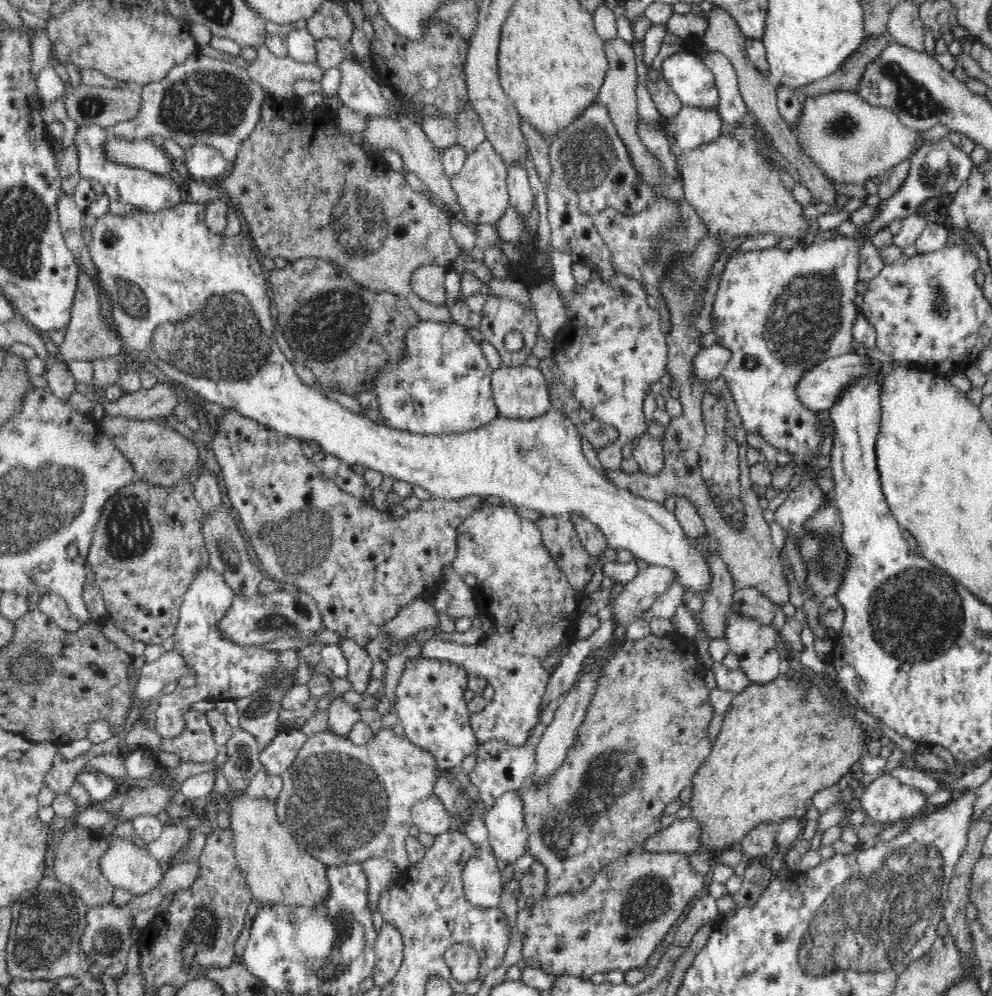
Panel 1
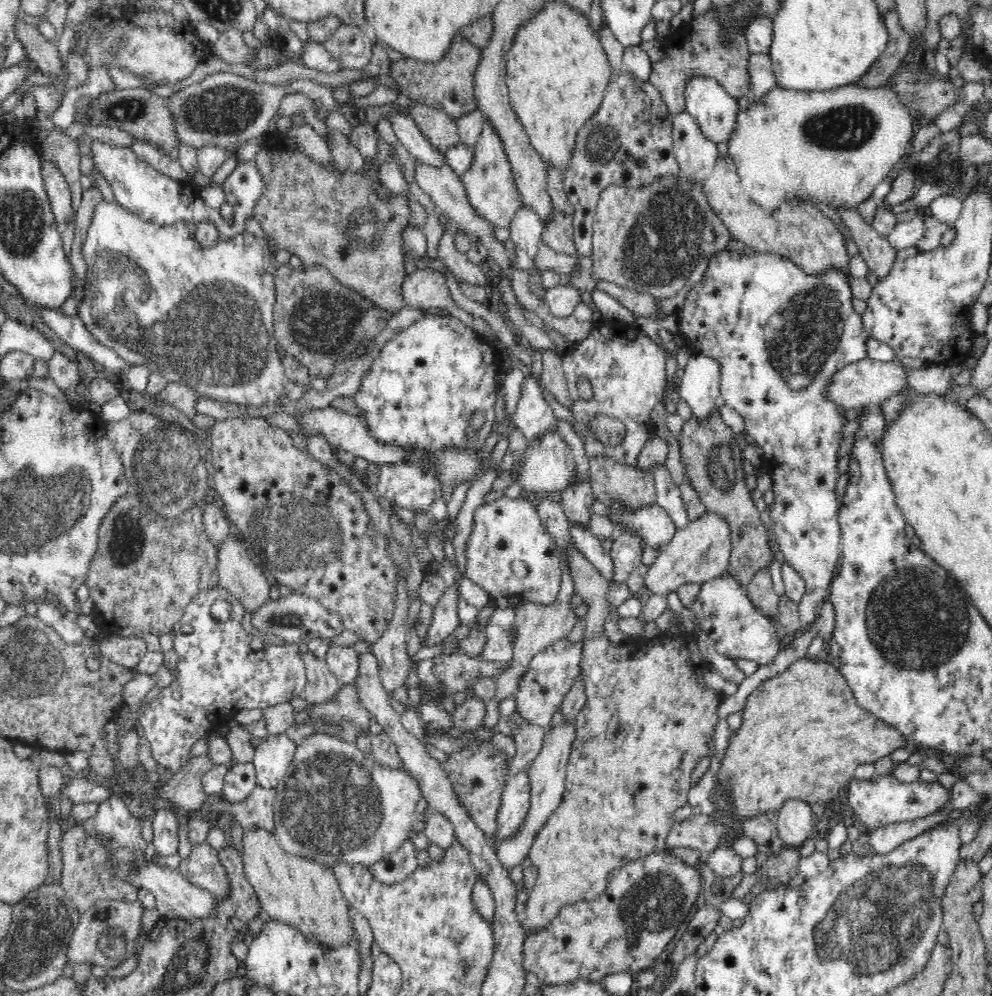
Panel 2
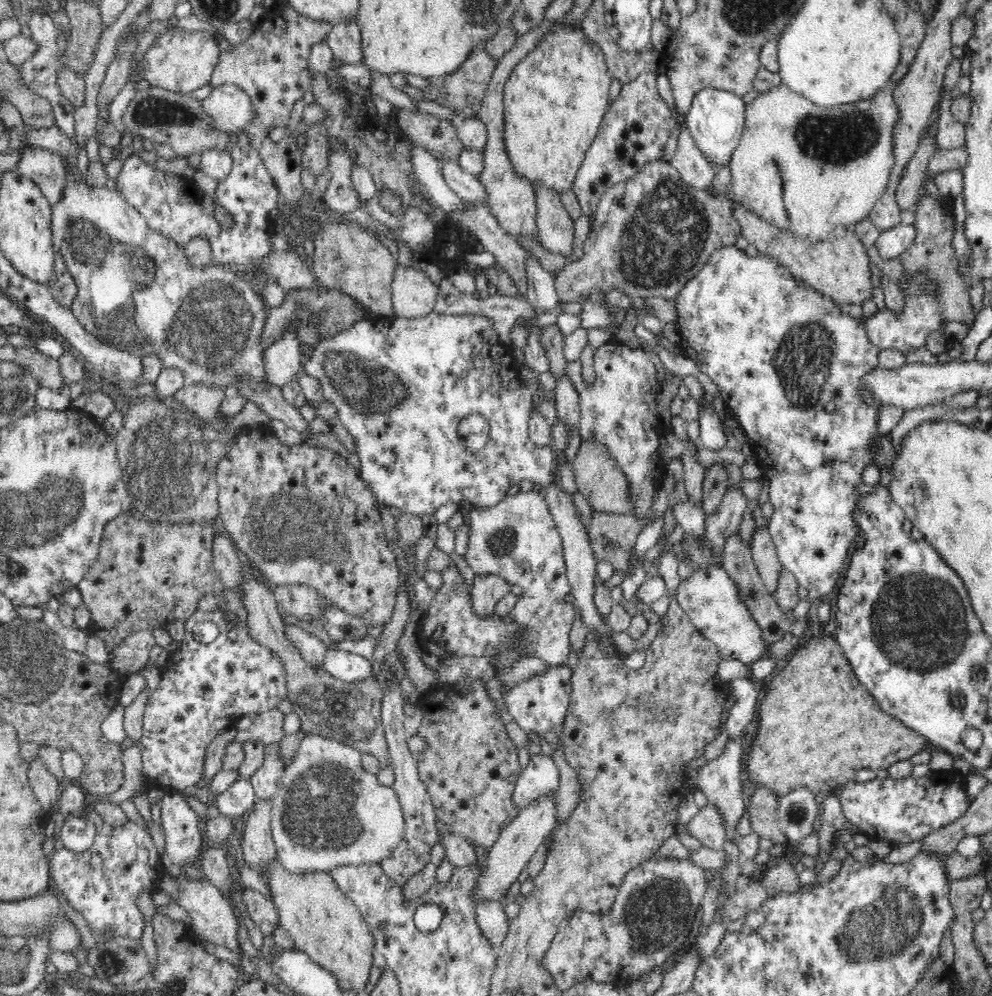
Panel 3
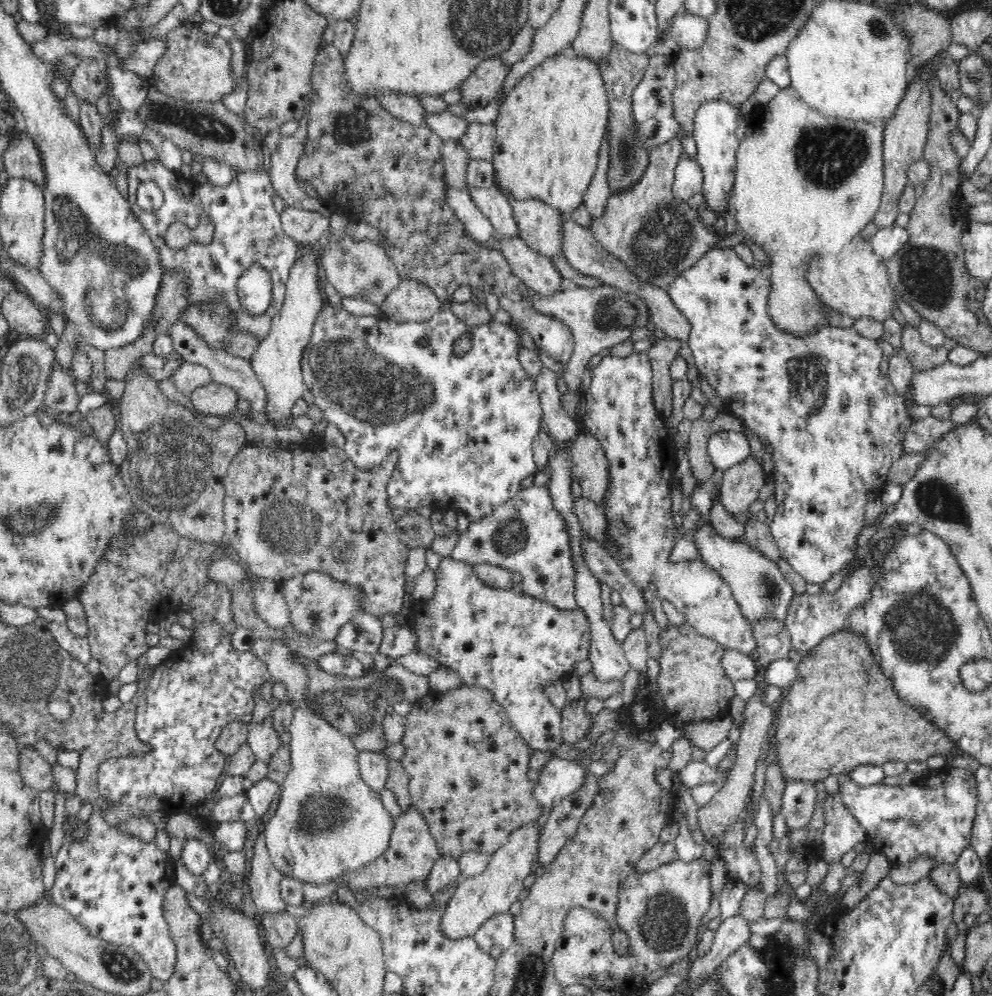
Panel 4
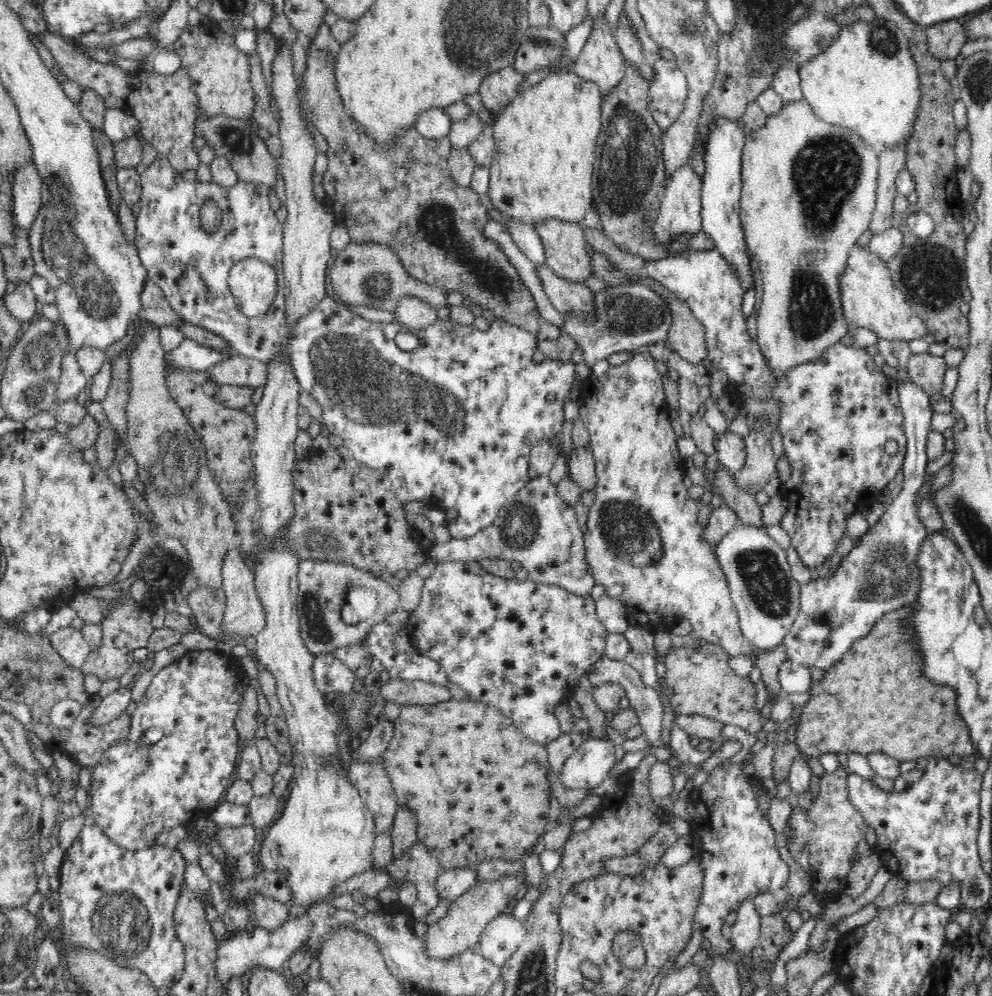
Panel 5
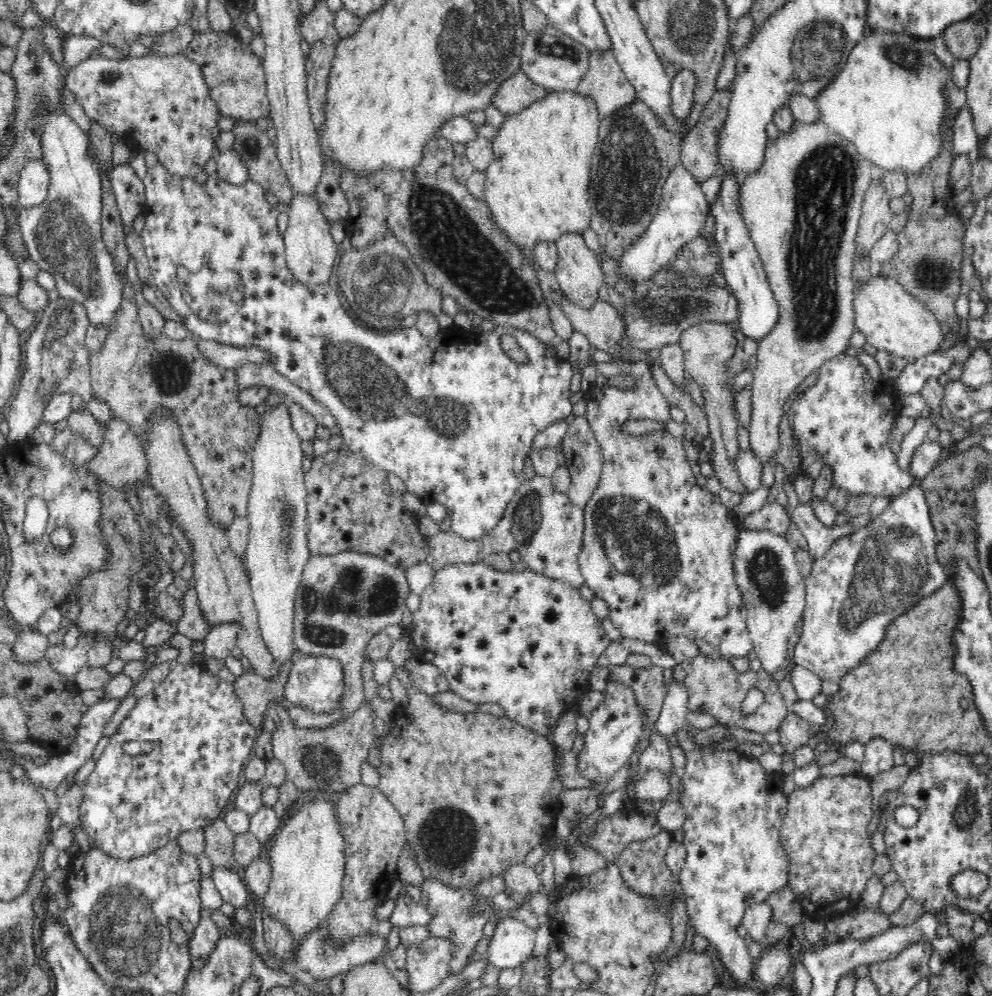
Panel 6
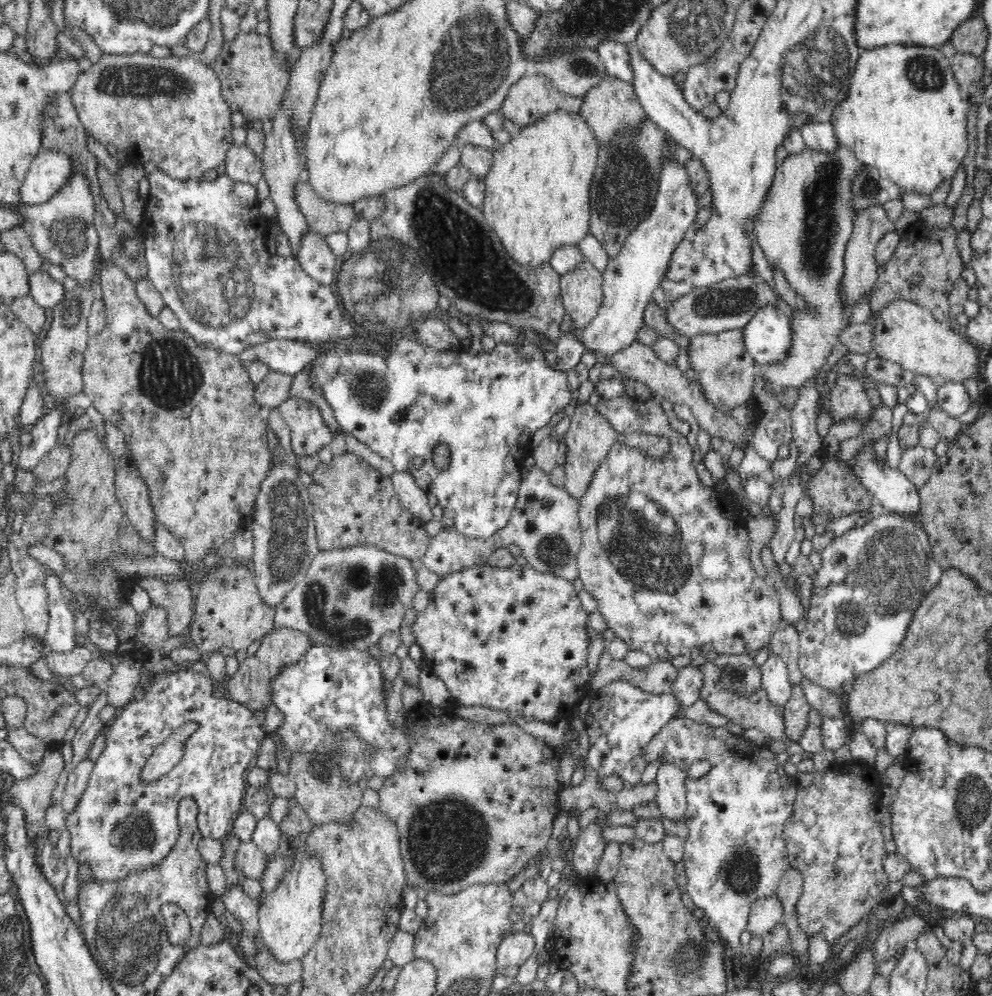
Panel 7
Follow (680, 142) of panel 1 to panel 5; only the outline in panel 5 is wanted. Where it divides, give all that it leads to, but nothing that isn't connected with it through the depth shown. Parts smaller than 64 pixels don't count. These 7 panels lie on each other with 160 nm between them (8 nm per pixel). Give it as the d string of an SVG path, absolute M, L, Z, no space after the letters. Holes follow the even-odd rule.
M692 165L681 166L668 176L664 190L661 193L658 212L653 221L653 234L658 243L666 244L678 234L696 234L702 232L702 201L700 194L702 180Z

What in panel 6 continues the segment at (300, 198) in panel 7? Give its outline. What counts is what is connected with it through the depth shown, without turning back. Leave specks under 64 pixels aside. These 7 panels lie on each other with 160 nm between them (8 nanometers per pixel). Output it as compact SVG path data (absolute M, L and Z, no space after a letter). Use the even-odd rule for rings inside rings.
M241 121L235 124L232 132L235 136L232 149L234 149L246 163L248 167L248 178L261 184L266 192L268 191L275 194L279 202L290 203L292 196L294 196L294 193L292 193L292 185L288 183L286 173L282 171L280 159L277 157L277 152L272 141L268 137L268 133L256 129L254 123L243 123Z

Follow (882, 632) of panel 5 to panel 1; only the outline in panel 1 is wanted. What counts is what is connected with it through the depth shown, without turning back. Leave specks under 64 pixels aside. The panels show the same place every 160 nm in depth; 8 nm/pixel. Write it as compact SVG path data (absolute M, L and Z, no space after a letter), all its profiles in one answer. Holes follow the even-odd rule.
M783 670L772 682L766 684L751 683L742 692L735 693L730 703L730 708L724 712L720 734L716 741L713 742L709 756L705 759L704 763L701 763L699 770L691 779L693 788L689 803L692 807L692 814L690 816L694 817L697 824L701 827L700 841L702 852L707 852L710 855L724 852L734 843L741 843L744 836L746 836L752 828L756 828L758 824L779 824L783 820L786 820L786 818L792 816L802 818L810 806L813 806L812 797L814 794L819 790L824 790L837 784L845 774L849 773L852 765L864 756L864 752L866 752L867 749L866 734L871 732L870 728L858 719L854 719L853 713L844 705L839 708L834 706L834 704L830 702L830 698L828 698L816 684L818 680L819 678L807 672L802 674L802 677L798 677L796 681L794 677L786 675Z

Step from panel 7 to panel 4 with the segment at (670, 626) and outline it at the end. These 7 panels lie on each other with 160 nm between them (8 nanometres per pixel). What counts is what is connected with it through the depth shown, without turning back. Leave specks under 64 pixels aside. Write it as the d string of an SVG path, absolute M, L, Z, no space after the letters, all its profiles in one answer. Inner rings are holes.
M636 349L627 358L616 358L609 354L593 370L591 383L583 389L581 396L581 423L583 431L599 440L609 466L609 487L605 492L601 509L606 517L607 540L619 550L619 564L626 575L638 588L645 590L650 581L657 588L661 600L674 604L676 610L685 617L702 636L714 639L722 647L749 655L757 647L753 625L742 614L728 583L719 573L700 560L680 560L673 564L668 559L676 546L676 524L672 517L671 484L672 472L676 461L674 442L665 426L664 416L656 410L653 399L653 371L647 352Z

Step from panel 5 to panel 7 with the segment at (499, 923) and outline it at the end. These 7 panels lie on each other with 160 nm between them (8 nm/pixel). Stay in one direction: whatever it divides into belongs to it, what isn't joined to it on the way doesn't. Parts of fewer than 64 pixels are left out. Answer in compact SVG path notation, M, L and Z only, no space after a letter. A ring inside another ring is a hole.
M529 930L512 932L502 940L502 944L496 950L496 966L498 969L522 966L534 952L535 938Z

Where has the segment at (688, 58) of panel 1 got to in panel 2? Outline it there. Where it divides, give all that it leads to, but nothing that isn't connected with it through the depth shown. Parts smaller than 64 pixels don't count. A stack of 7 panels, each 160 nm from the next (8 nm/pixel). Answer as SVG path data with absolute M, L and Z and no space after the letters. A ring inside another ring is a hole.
M692 76L684 93L685 111L698 123L706 138L720 144L729 142L738 109L738 99L730 96L709 76Z

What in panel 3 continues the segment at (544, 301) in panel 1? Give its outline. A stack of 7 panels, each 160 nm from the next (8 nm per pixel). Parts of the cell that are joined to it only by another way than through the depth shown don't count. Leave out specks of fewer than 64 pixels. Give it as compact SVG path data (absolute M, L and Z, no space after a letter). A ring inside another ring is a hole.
M664 159L653 160L647 162L646 166L642 167L638 173L630 177L624 182L610 186L602 195L600 202L597 204L597 209L591 219L591 230L587 239L583 243L584 255L578 261L567 262L555 278L555 290L557 291L559 301L561 302L580 302L584 298L588 298L594 294L605 293L608 290L616 290L631 298L641 297L642 299L660 296L662 298L675 300L680 294L680 290L684 288L687 281L694 278L694 275L704 266L710 254L714 250L720 250L726 246L736 244L738 236L740 236L740 223L738 219L732 215L732 207L730 200L724 194L719 194L717 197L711 197L703 190L695 189L681 180L680 173Z

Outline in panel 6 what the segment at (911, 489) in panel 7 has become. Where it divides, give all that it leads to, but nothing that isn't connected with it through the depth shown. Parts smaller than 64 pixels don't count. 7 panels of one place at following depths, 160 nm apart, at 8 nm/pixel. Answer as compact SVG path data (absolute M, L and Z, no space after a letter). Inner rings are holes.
M844 353L827 361L816 374L817 381L814 386L800 393L799 399L791 404L786 414L791 423L797 450L802 451L804 456L809 451L816 450L823 458L823 465L833 468L832 485L848 491L850 495L886 496L894 500L904 494L904 490L912 486L914 477L900 469L896 461L897 455L892 453L887 443L894 422L901 415L898 411L899 398L874 381L858 358L846 356Z

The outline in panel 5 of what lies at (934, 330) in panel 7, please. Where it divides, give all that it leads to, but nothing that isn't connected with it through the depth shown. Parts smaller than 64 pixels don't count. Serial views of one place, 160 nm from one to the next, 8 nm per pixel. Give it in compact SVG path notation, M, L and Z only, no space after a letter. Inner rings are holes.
M856 245L846 260L844 274L839 279L839 288L843 307L844 318L850 329L860 327L872 331L879 340L886 341L903 341L910 343L914 338L924 338L927 327L920 319L920 316L910 309L909 302L906 301L905 295L895 286L891 278L890 269L876 253L873 253L868 247Z

